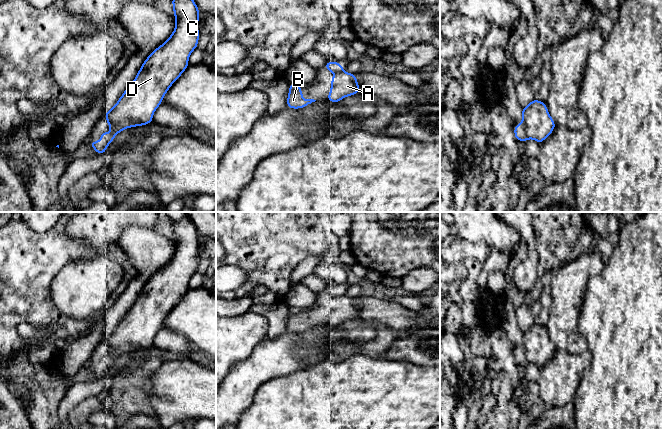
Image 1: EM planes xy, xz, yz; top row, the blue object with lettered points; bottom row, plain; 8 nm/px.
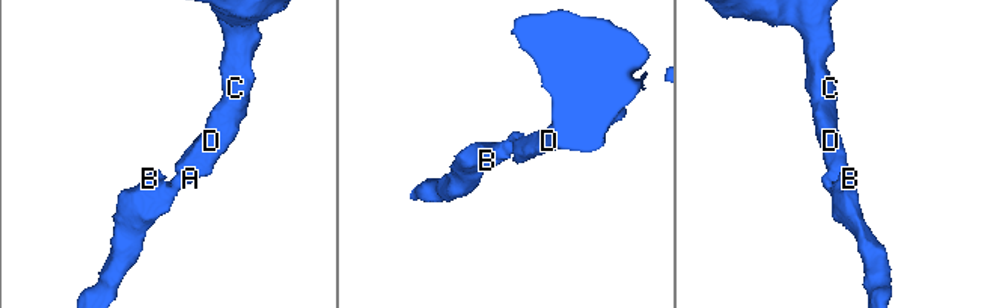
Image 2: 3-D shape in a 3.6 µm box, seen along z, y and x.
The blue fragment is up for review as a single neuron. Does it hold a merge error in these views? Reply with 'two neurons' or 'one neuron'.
one neuron

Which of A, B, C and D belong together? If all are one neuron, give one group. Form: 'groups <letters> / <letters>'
groups A B C D

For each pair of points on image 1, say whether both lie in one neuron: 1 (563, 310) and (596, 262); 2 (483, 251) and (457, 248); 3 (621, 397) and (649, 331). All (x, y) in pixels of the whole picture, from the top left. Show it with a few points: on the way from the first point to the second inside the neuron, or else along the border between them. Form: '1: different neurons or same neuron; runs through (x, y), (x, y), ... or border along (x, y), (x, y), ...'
1: same neuron; runs through (567, 298), (567, 290), (584, 273)
2: same neuron; runs through (477, 251), (463, 249)
3: same neuron; runs through (632, 381), (649, 364), (649, 347)

